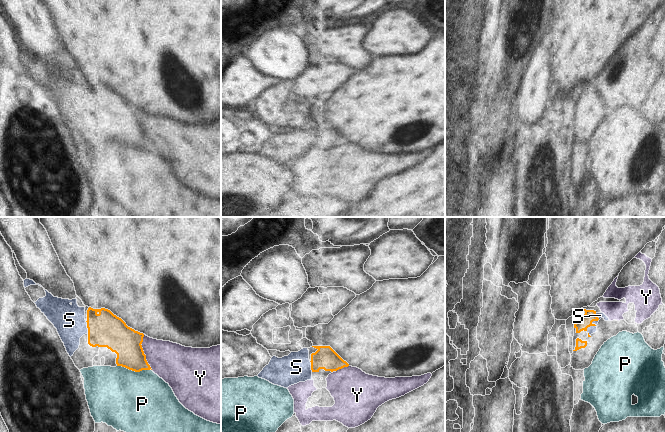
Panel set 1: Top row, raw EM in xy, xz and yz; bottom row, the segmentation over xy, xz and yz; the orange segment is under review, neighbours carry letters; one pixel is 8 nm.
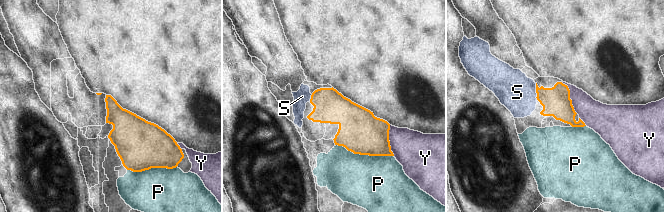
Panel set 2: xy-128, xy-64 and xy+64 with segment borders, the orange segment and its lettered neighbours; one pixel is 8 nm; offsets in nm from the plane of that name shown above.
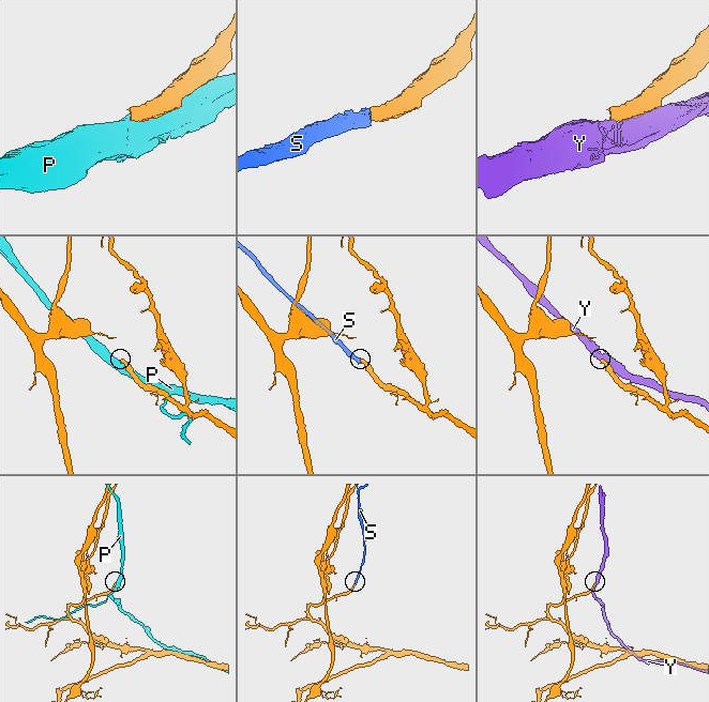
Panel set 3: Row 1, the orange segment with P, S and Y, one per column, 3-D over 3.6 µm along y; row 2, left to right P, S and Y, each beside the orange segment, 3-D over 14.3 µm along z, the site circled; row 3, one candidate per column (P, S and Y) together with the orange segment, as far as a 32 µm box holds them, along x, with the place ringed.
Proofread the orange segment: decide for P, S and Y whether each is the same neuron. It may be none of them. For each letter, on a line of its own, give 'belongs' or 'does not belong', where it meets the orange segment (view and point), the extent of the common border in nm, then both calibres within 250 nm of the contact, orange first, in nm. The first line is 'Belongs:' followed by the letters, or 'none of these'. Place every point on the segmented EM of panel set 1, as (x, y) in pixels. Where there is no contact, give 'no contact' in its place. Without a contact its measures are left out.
Belongs: S
P: does not belong | xy (134, 370) | 280 nm | 240/480 nm
S: belongs | yz (593, 320) | 170 nm | 100/50 nm
Y: does not belong | xy (143, 352) | 300 nm | 240/320 nm

